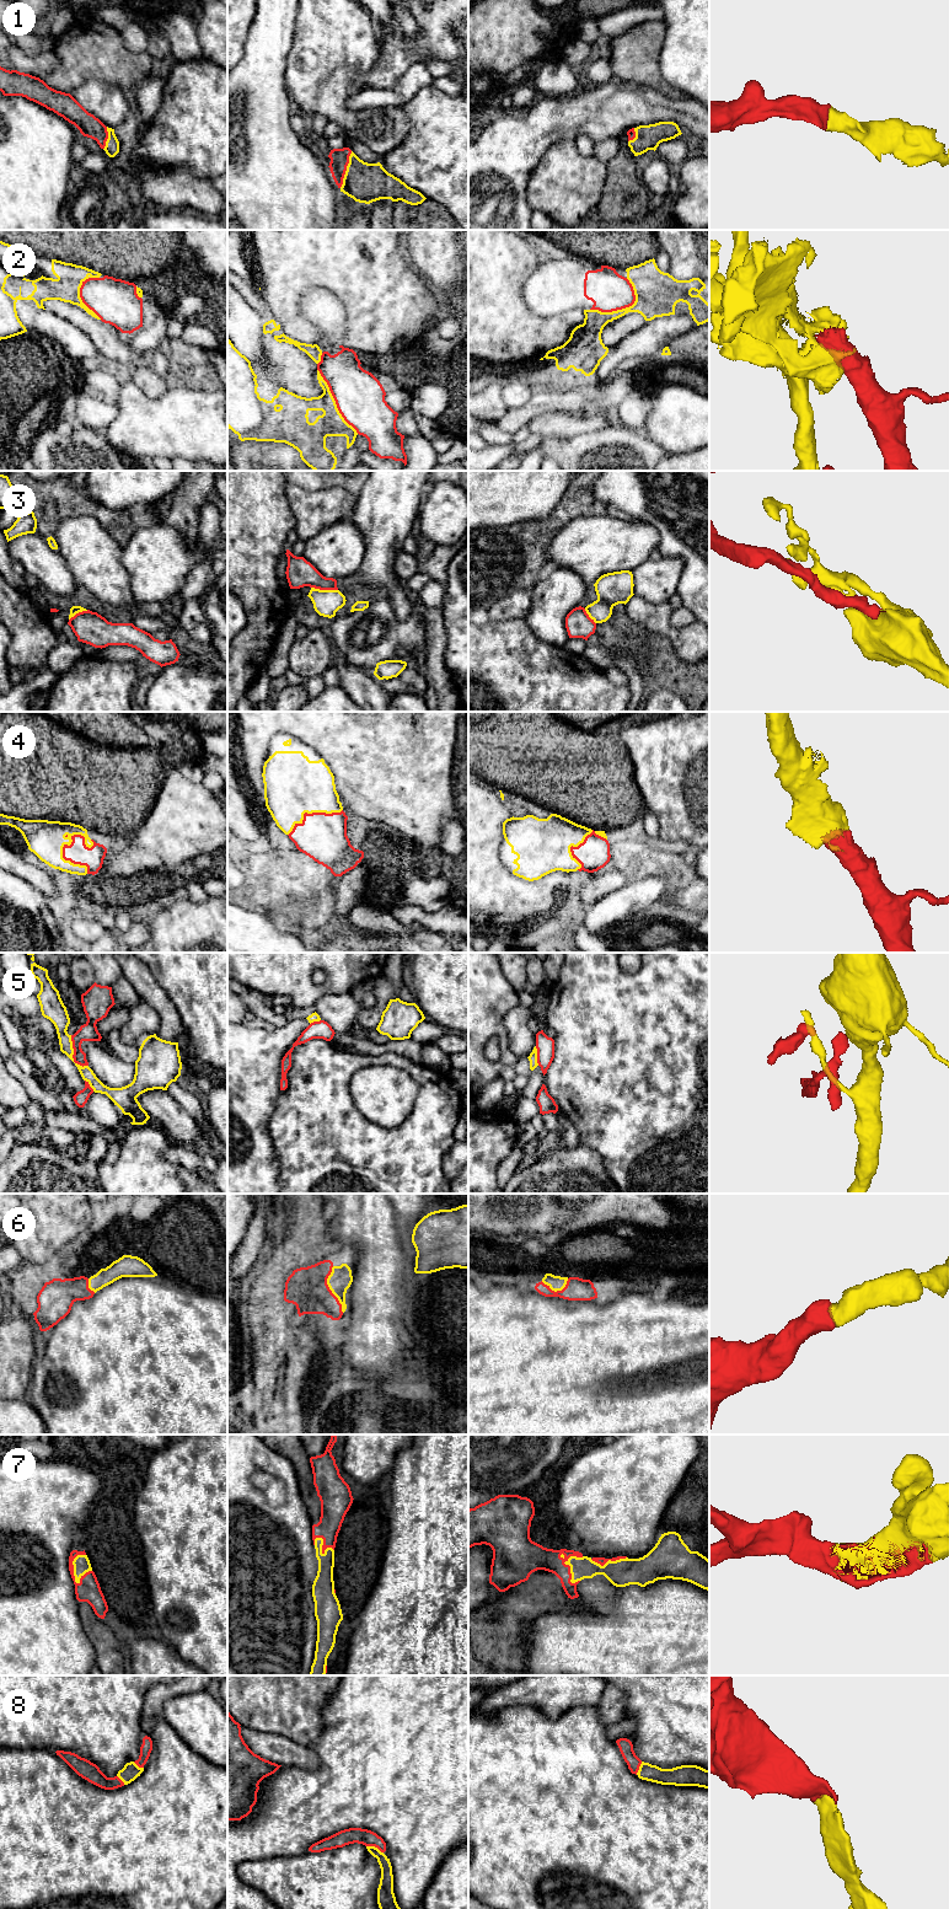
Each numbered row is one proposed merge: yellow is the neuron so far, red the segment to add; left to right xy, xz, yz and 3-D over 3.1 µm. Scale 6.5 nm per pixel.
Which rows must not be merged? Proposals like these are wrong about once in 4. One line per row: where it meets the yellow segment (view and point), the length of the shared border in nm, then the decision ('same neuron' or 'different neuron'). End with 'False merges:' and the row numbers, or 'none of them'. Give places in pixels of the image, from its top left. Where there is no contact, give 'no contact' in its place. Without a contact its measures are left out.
1: contact xz (347, 170); length 260 nm; same neuron
2: contact yz (622, 309); length 320 nm; different neuron
3: contact xz (325, 590); length 180 nm; different neuron
4: contact xy (63, 858); length 280 nm; same neuron
5: contact xy (73, 1054); length 240 nm; different neuron
6: contact xz (330, 1288); length 320 nm; same neuron
7: contact xy (74, 1566); length 200 nm; same neuron
8: contact xz (374, 1846); length 120 nm; same neuron
False merges: 2, 3, 5

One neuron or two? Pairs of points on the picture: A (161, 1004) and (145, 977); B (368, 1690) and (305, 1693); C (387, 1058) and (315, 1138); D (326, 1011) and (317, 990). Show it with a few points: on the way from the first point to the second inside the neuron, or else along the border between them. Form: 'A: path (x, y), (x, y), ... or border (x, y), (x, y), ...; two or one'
A: path (157, 998), (145, 984); one
B: border (337, 1688), (322, 1708), (322, 1717); two
C: path (360, 1061), (317, 1102), (316, 1111); one
D: border (348, 992), (323, 993), (312, 1004); two

